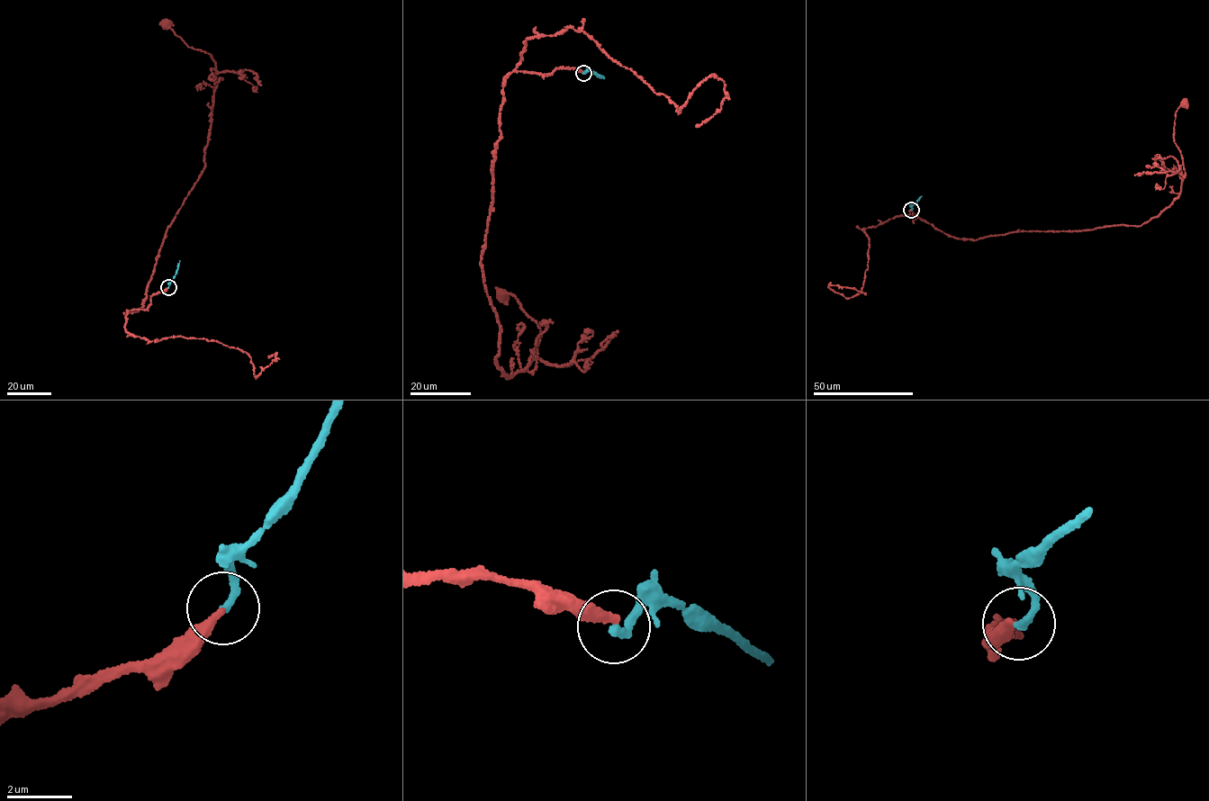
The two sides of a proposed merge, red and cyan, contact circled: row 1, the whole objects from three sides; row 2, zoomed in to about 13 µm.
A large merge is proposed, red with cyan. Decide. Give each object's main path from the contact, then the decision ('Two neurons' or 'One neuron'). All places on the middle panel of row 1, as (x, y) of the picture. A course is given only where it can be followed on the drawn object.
Course of red: (583, 73), (505, 80), (480, 264), (509, 377), (533, 360), (541, 333), (503, 294). Course of cyan: (583, 73), (588, 70), (604, 77). Two neurons

